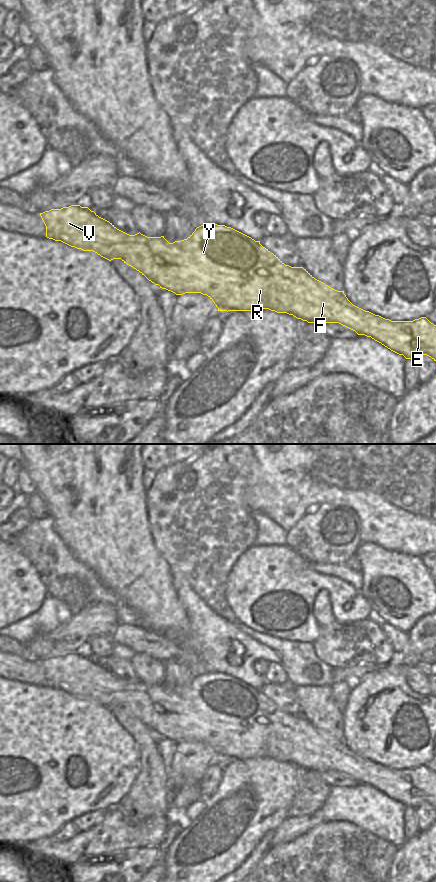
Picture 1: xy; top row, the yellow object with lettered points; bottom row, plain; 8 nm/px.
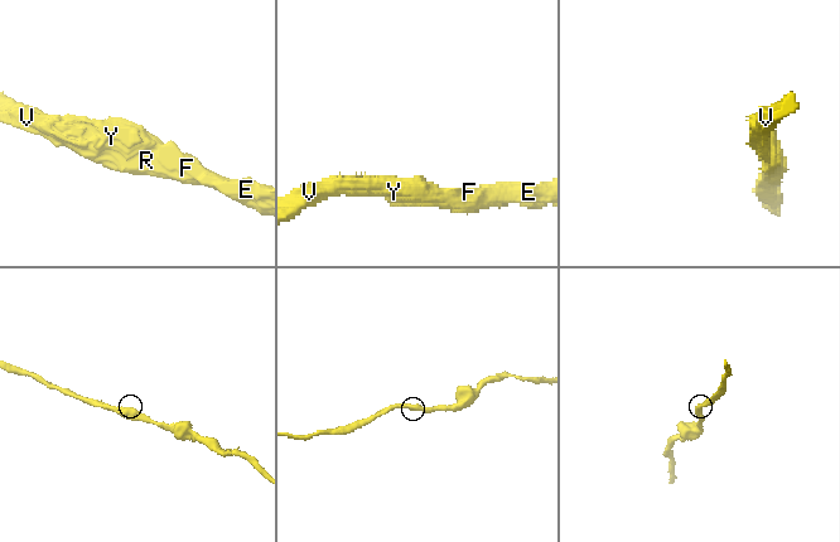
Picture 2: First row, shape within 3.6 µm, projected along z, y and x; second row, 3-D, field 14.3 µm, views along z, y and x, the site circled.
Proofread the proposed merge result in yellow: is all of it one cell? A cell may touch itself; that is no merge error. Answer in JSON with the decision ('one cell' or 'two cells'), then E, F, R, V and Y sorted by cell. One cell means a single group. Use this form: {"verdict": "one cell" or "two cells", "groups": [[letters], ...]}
{"verdict": "one cell", "groups": [["E", "F", "R", "V", "Y"]]}

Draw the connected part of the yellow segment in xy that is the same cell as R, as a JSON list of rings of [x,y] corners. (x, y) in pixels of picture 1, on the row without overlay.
[[[71,653],[61,657],[51,657],[40,661],[46,674],[46,685],[61,689],[71,695],[83,699],[93,699],[101,705],[111,709],[121,707],[144,723],[149,729],[160,736],[166,737],[176,743],[185,741],[201,741],[207,743],[216,753],[218,759],[257,759],[269,757],[277,761],[287,761],[297,767],[315,771],[318,774],[325,771],[339,771],[358,783],[371,785],[391,799],[403,803],[406,807],[414,809],[427,803],[436,809],[436,773],[426,765],[413,769],[391,769],[369,759],[353,753],[344,739],[337,739],[325,731],[315,727],[303,715],[285,713],[276,703],[255,689],[251,685],[225,673],[206,671],[195,677],[187,686],[169,691],[164,684],[147,685],[140,680],[129,683],[117,677],[109,669],[99,665],[88,655]]]

